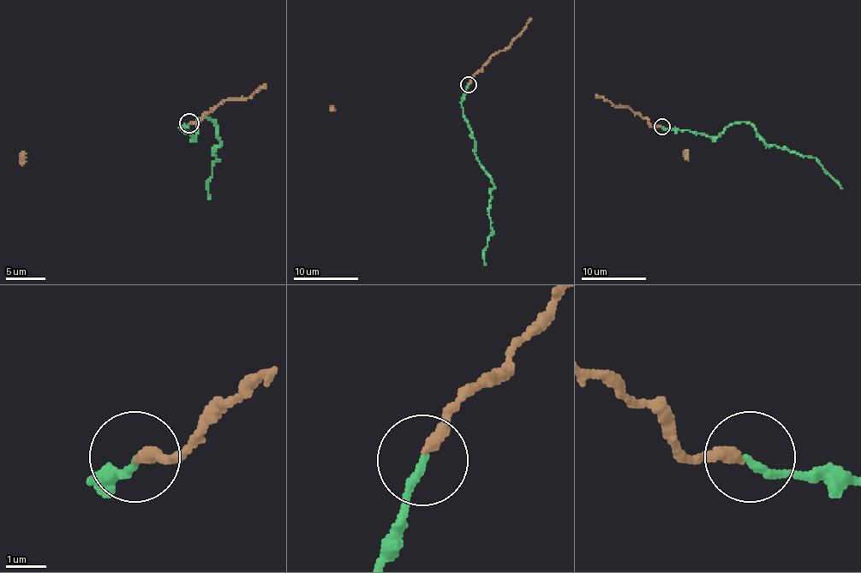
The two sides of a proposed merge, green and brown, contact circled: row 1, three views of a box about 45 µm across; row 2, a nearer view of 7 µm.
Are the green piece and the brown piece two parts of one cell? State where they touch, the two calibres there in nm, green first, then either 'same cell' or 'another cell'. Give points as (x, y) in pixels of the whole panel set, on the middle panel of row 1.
at (469, 84); 190 nm thick on the green side, 280 nm on the other; same cell

